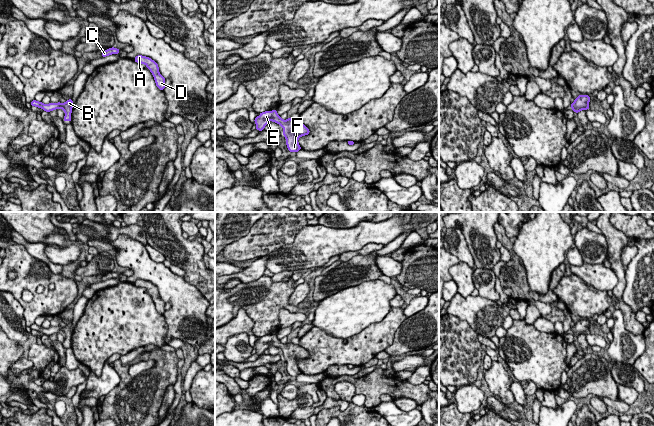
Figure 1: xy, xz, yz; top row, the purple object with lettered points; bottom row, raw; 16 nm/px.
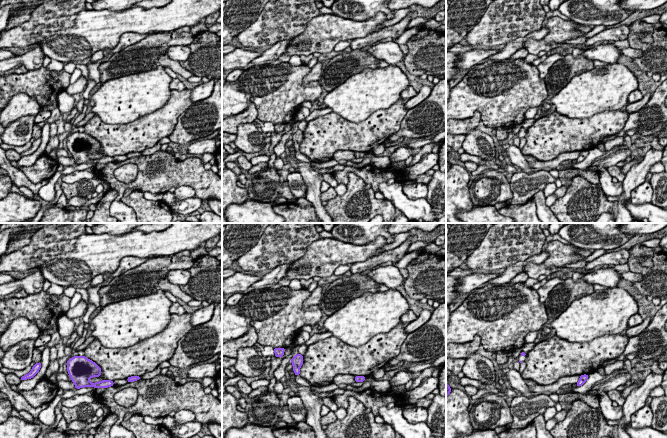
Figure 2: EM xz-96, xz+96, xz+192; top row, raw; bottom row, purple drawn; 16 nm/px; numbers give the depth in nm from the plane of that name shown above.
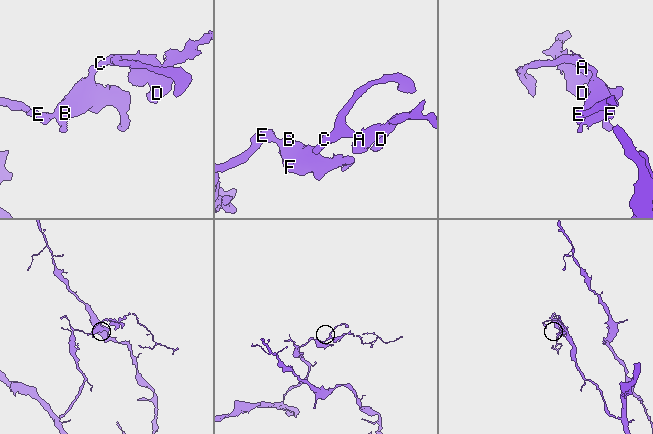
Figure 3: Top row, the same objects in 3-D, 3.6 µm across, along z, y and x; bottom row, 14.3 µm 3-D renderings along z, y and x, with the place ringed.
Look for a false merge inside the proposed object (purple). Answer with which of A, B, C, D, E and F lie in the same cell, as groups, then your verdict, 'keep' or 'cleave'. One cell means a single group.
A B C D E F | keep

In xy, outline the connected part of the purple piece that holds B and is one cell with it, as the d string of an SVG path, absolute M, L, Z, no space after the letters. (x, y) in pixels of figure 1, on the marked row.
M72 98L67 100L65 103L49 103L49 104L43 104L42 102L38 102L35 99L30 103L31 106L36 106L39 108L42 108L44 111L47 111L48 113L52 110L61 108L65 112L65 117L63 118L63 121L71 122L71 112L72 108L74 107L74 104L72 102Z

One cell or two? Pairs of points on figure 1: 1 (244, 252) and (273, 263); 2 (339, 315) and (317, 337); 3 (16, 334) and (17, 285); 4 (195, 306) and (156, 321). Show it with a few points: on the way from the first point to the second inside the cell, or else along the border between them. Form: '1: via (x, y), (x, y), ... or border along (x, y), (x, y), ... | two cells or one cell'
1: border along (289, 243), (268, 254) | two cells
2: border along (315, 326), (337, 337), (347, 336) | two cells
3: border along (10, 292), (22, 307), (26, 323) | two cells
4: border along (162, 314), (167, 326), (165, 341) | two cells

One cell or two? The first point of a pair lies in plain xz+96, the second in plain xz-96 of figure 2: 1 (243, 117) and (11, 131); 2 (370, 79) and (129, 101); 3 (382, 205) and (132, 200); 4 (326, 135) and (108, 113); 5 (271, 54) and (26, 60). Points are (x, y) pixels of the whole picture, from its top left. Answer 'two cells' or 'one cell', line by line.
1: two cells
2: one cell
3: one cell
4: two cells
5: one cell

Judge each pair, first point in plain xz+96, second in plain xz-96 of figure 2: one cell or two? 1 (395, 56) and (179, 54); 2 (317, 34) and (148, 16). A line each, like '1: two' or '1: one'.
1: one
2: one

